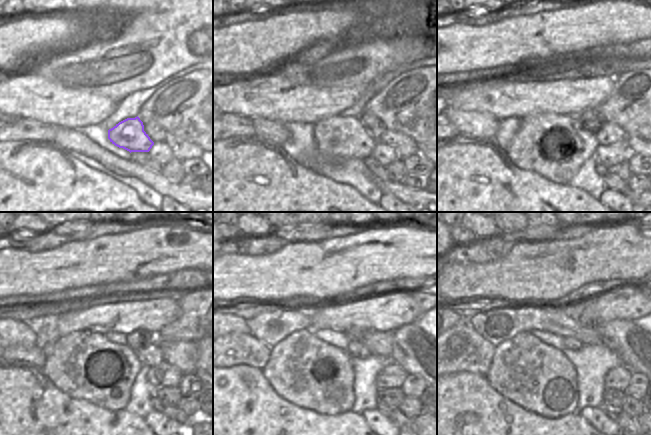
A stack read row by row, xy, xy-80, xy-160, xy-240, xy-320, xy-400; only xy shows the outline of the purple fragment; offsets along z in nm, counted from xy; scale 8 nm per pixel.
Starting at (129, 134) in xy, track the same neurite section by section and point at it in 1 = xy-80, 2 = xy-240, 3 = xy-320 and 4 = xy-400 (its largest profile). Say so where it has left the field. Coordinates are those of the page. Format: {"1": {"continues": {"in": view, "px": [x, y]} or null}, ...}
{"1": {"continues": {"in": "xy-80", "px": [339, 136]}}, "2": {"continues": {"in": "xy-240", "px": [84, 365]}}, "3": {"continues": {"in": "xy-320", "px": [302, 369]}}, "4": {"continues": {"in": "xy-400", "px": [538, 377]}}}

